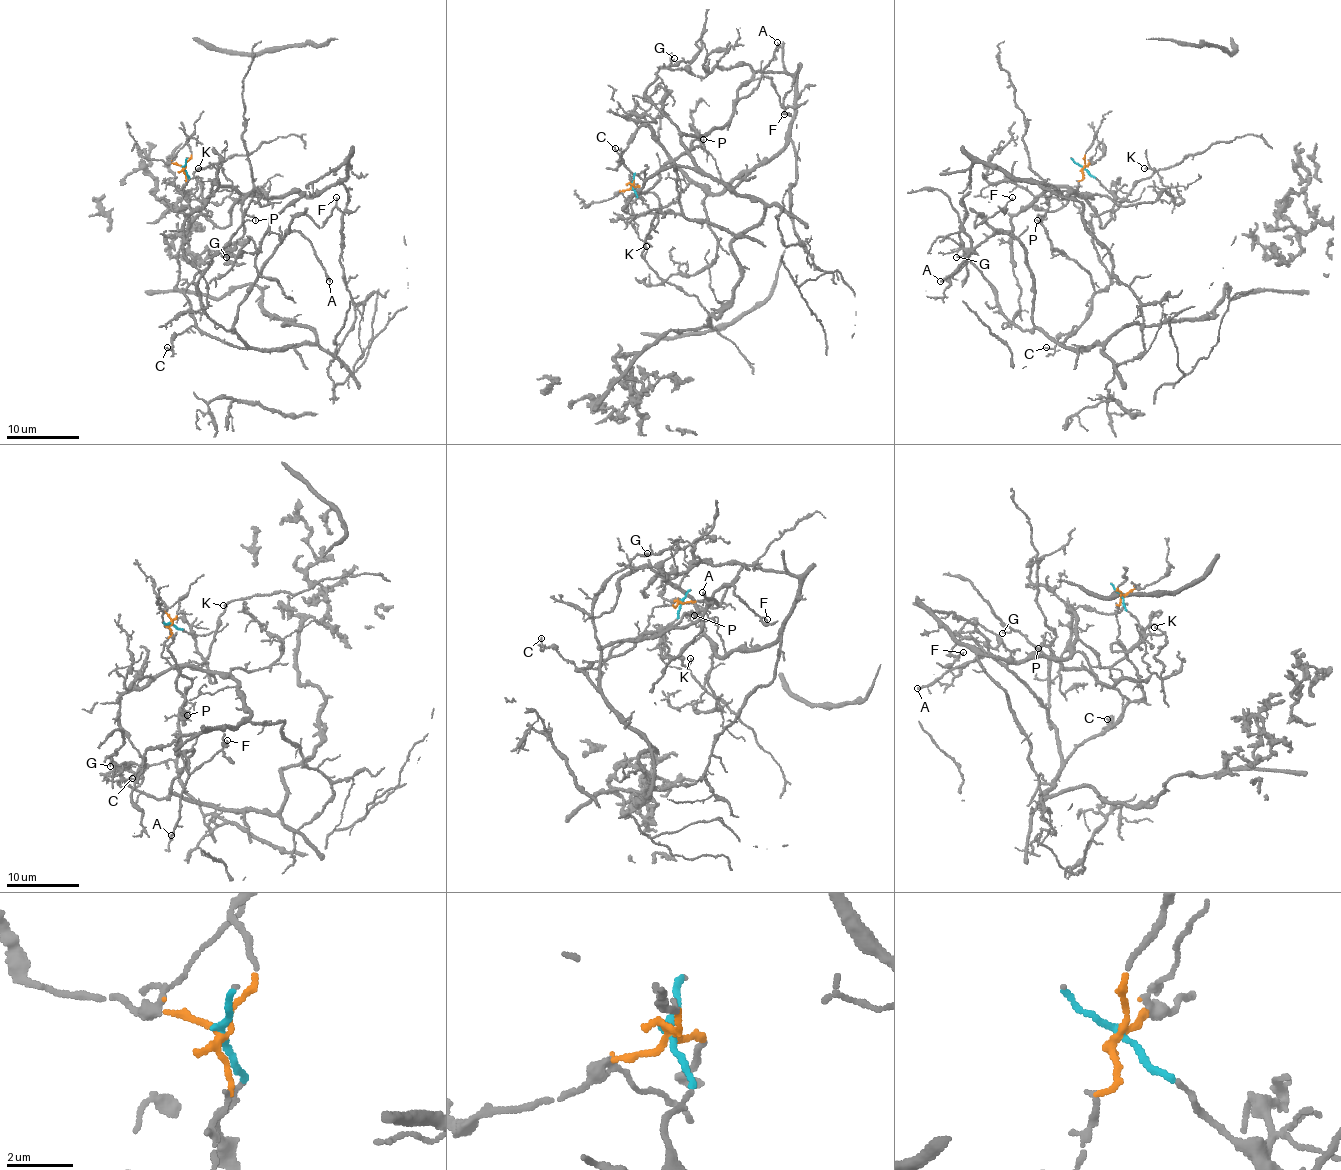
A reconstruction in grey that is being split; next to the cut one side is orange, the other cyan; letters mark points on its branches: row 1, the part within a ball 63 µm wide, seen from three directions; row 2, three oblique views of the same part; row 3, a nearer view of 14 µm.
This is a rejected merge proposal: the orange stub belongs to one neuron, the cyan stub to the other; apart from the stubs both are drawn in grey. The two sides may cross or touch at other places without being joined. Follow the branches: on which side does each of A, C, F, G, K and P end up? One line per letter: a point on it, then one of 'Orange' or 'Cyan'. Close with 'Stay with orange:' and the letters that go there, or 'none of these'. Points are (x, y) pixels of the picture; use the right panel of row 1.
A: Place: (940, 281). Orange
C: Place: (1046, 347). Orange
F: Place: (1012, 197). Orange
G: Place: (956, 257). Orange
K: Place: (1144, 168). Orange
P: Place: (1037, 220). Orange
Stay with orange: A, C, F, G, K, P

